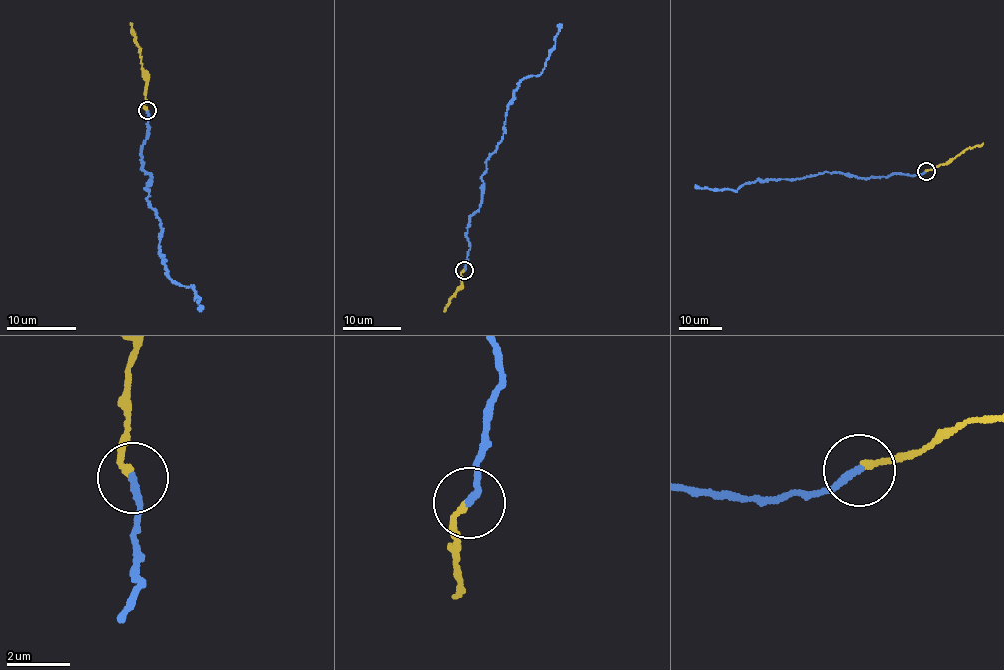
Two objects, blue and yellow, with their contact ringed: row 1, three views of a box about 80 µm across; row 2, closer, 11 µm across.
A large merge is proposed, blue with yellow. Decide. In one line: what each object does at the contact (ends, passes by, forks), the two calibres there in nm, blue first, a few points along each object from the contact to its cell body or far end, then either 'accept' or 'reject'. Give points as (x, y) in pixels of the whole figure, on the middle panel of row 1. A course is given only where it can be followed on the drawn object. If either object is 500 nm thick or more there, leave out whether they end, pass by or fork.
blue ends | yellow ends | 240/200 nm | blue via (463, 270), (469, 217), (479, 207), (486, 159), (505, 131), (508, 103), (518, 82), (546, 66), (562, 24) | yellow via (463, 270), (461, 288), (444, 310) | accept

